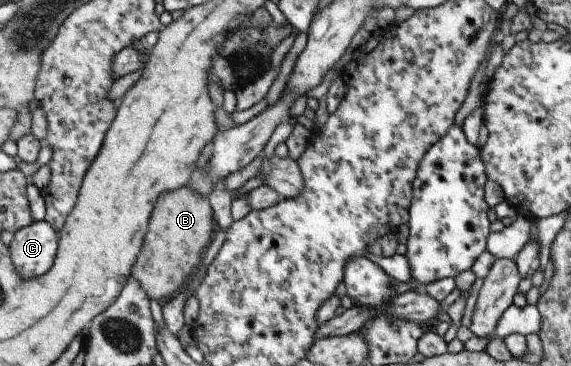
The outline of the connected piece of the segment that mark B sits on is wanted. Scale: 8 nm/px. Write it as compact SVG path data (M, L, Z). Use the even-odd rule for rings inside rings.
M187 185L176 192L162 194L154 204L142 248L136 256L130 276L136 278L149 300L164 301L174 296L198 269L214 231L213 214L207 196L196 194Z

